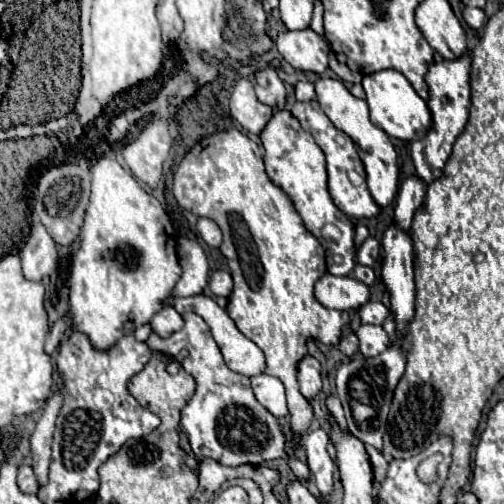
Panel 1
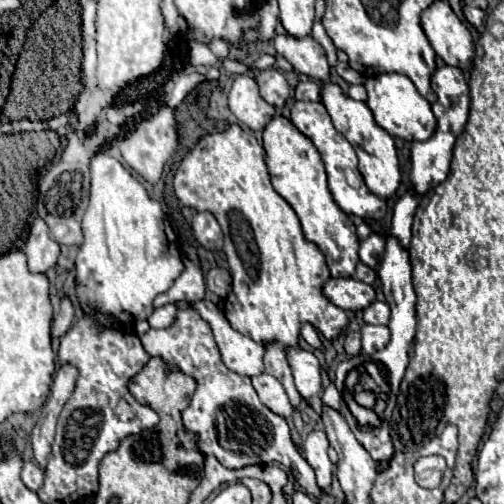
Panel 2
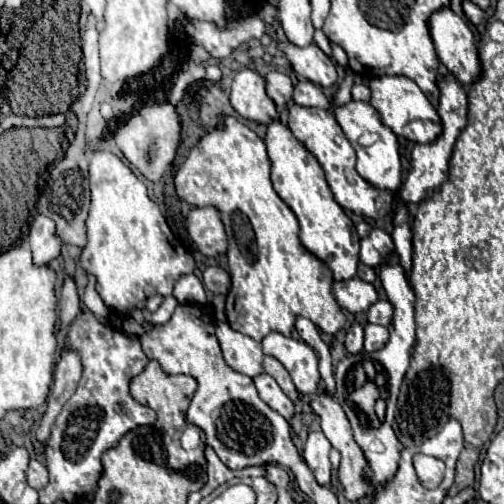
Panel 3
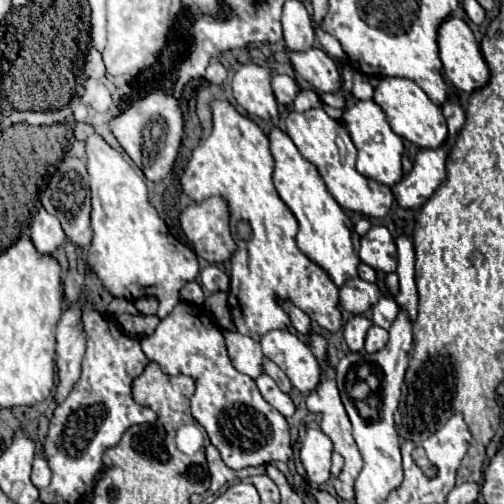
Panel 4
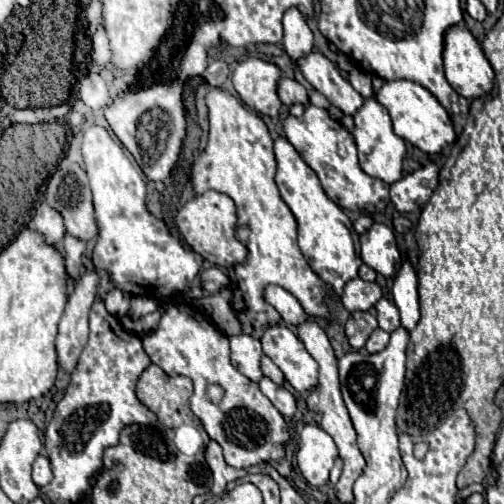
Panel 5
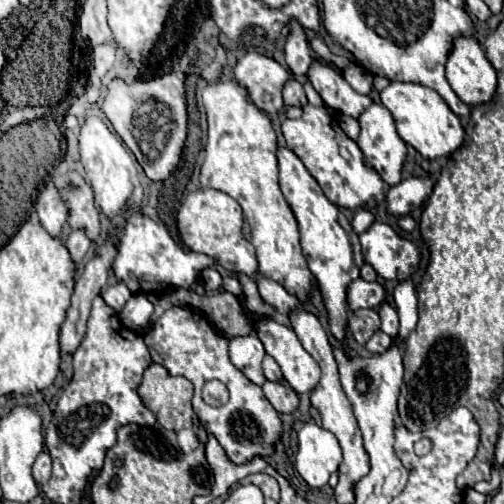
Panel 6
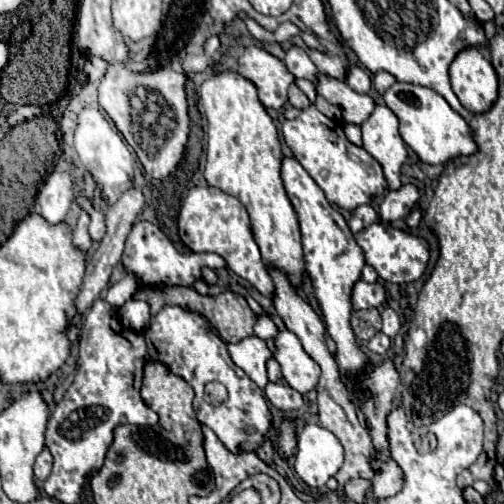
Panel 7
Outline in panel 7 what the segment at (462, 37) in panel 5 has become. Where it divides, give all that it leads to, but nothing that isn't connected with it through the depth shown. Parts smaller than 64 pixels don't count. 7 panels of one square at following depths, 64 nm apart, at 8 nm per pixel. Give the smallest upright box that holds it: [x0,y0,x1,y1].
[450,46,498,114]

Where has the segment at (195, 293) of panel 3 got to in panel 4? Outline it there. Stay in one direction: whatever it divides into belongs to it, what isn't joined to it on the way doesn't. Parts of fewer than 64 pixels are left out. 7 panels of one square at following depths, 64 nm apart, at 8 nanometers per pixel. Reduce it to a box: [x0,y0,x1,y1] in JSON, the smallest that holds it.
[179,280,205,305]

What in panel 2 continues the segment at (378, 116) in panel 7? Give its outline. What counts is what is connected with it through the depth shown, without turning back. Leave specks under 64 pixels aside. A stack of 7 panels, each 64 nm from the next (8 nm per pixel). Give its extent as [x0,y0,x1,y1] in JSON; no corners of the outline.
[320,82,400,200]

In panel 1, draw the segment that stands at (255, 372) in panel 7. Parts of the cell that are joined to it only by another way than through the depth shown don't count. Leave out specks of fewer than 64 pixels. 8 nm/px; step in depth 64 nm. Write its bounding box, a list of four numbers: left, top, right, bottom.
[174,294,264,378]

